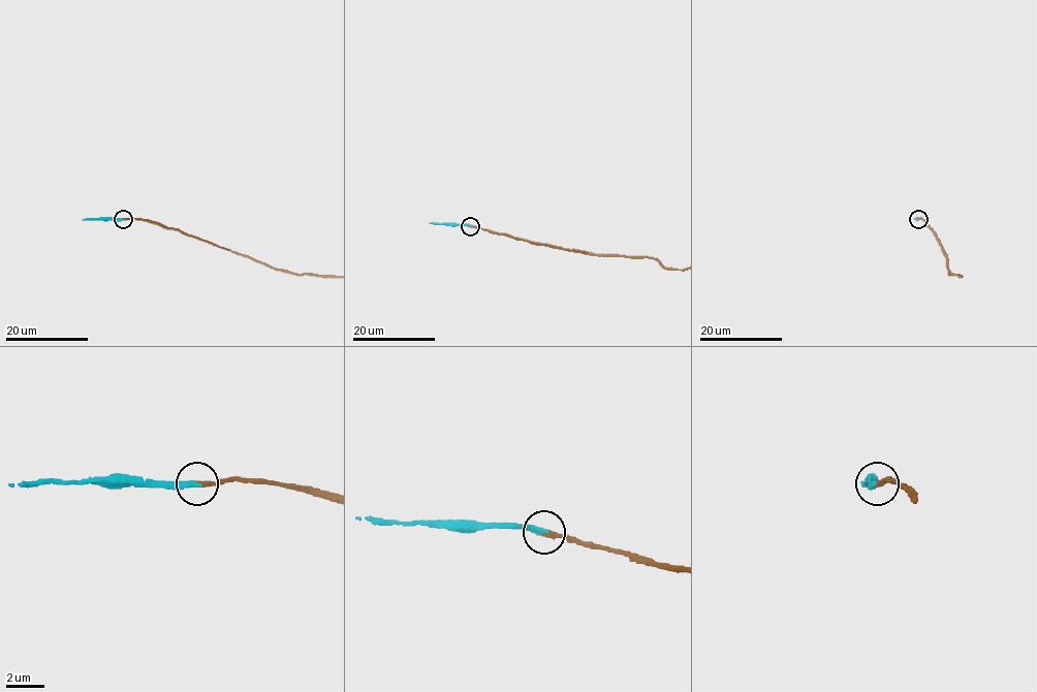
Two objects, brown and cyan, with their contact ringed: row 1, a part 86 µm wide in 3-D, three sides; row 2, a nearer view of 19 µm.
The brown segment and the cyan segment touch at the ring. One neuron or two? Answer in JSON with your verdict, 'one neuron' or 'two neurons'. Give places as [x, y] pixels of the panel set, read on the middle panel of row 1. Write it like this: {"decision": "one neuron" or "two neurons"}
{"decision": "one neuron"}

